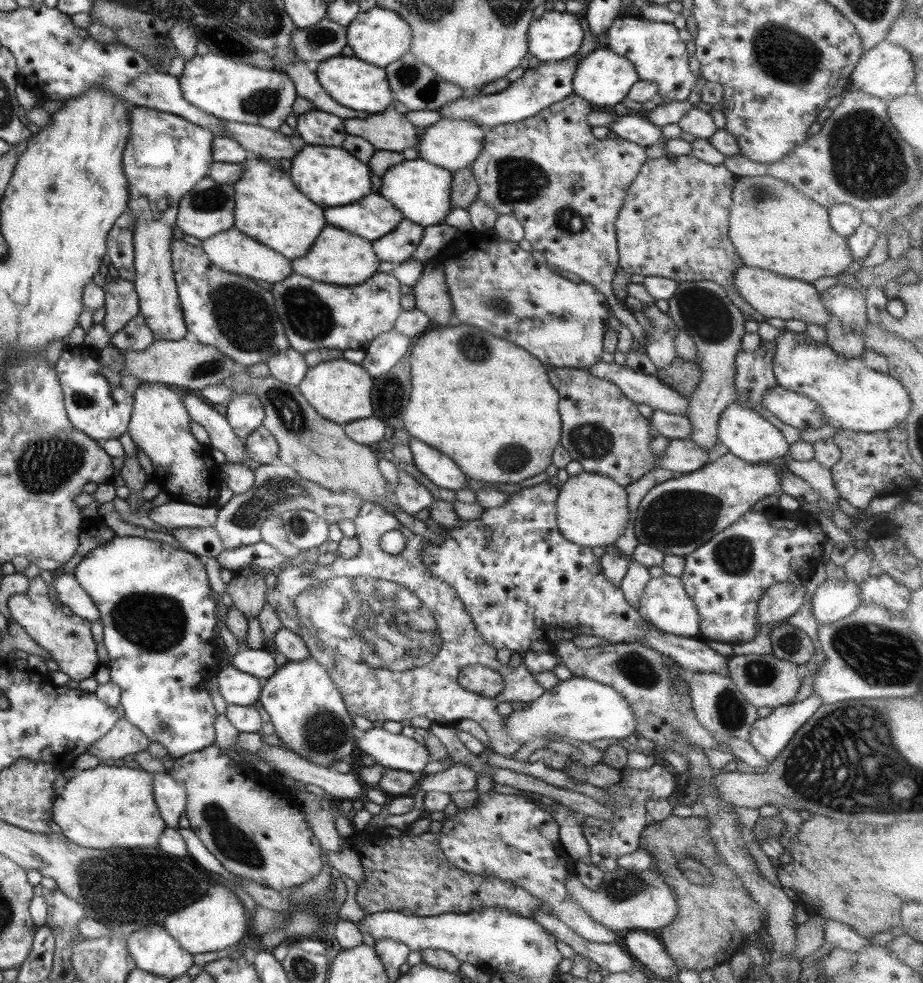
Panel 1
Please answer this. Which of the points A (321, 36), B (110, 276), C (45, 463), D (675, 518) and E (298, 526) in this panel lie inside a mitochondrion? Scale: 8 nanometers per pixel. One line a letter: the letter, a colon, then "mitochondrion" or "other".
A: mitochondrion
B: other
C: mitochondrion
D: mitochondrion
E: mitochondrion

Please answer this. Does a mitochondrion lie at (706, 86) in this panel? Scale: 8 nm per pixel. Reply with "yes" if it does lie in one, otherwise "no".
no

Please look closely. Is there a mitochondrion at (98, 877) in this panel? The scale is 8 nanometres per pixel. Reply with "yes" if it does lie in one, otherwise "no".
yes

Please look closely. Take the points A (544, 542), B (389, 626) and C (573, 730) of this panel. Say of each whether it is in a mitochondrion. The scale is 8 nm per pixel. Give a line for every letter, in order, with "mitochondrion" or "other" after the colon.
A: other
B: mitochondrion
C: other

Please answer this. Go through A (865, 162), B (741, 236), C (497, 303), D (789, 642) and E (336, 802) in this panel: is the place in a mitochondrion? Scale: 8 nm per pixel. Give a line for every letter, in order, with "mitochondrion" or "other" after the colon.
A: mitochondrion
B: other
C: mitochondrion
D: mitochondrion
E: other

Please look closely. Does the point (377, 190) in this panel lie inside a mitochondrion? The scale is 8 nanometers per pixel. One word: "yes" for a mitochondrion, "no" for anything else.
no

